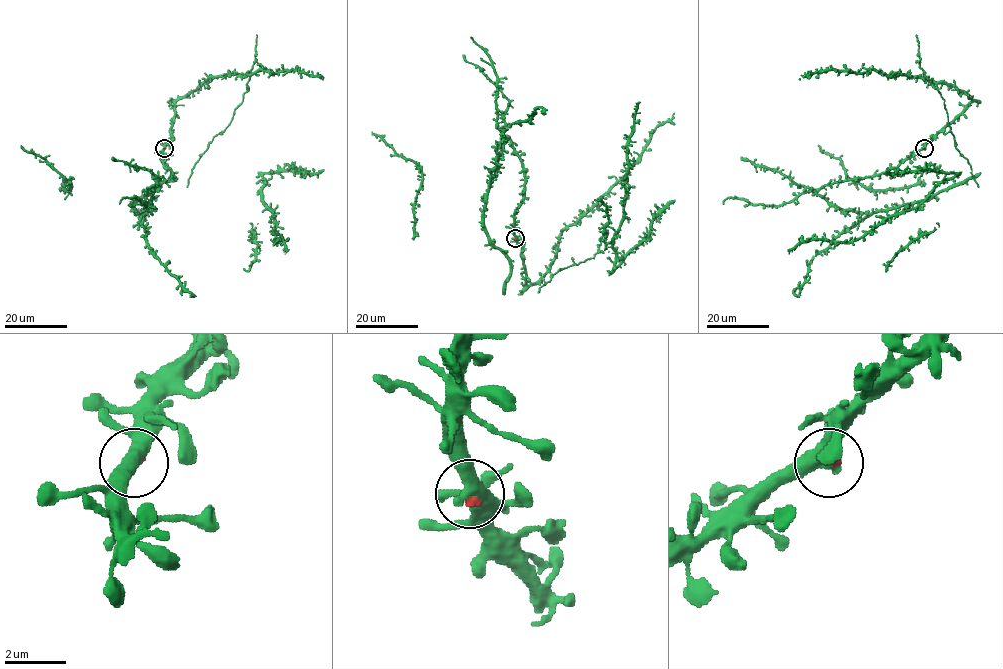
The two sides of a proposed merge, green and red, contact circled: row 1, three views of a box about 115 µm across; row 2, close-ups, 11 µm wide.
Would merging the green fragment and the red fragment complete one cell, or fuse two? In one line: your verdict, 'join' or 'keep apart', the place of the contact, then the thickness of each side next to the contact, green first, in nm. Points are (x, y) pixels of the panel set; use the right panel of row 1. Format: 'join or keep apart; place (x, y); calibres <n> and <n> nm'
keep apart; place (924, 148); calibres 360 and 90 nm

